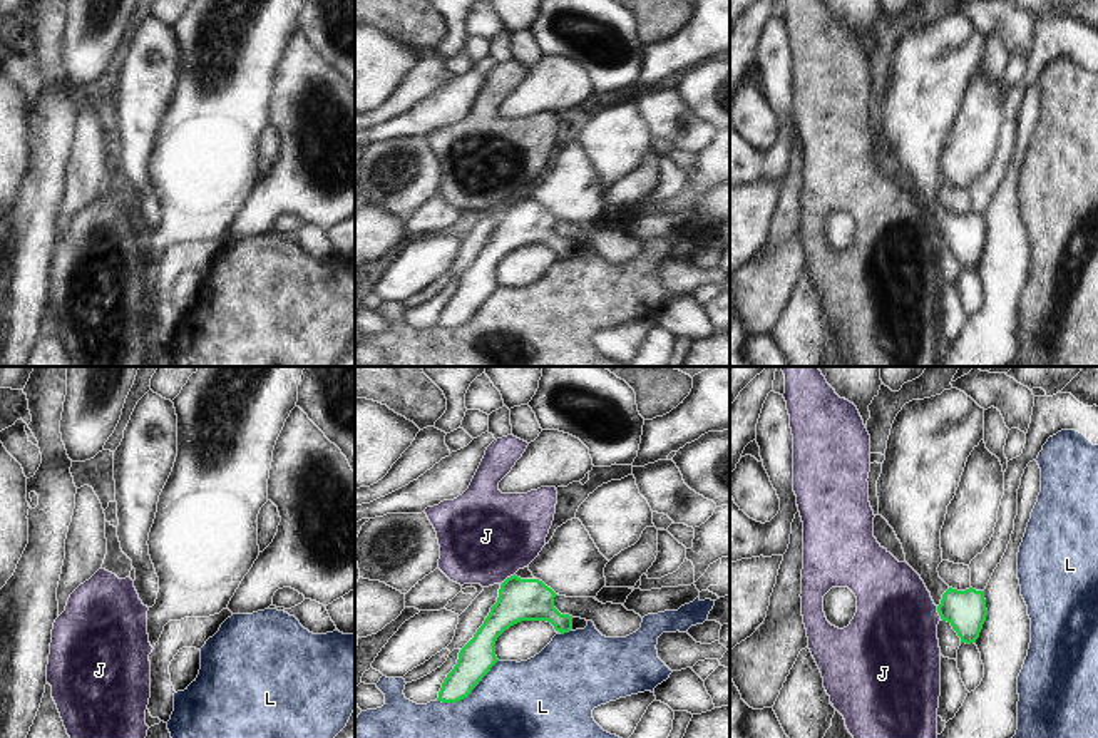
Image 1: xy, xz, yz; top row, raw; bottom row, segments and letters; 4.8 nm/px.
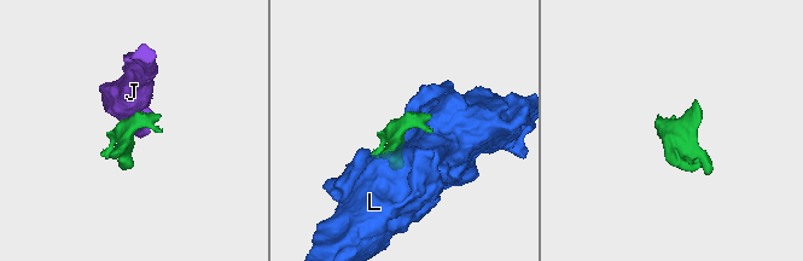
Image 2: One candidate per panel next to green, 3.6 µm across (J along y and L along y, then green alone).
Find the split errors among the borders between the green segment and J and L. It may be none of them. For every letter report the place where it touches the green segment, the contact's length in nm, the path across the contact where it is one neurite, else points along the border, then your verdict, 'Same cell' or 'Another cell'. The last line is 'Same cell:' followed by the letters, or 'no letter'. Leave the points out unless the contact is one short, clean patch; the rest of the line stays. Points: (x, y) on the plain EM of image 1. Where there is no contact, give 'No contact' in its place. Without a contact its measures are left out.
J: Touches green at xz (507, 203). Shared border 90 nm. Another cell
L: Touches green at xz (469, 318). Shared border 360 nm. Another cell
Same cell: no letter

